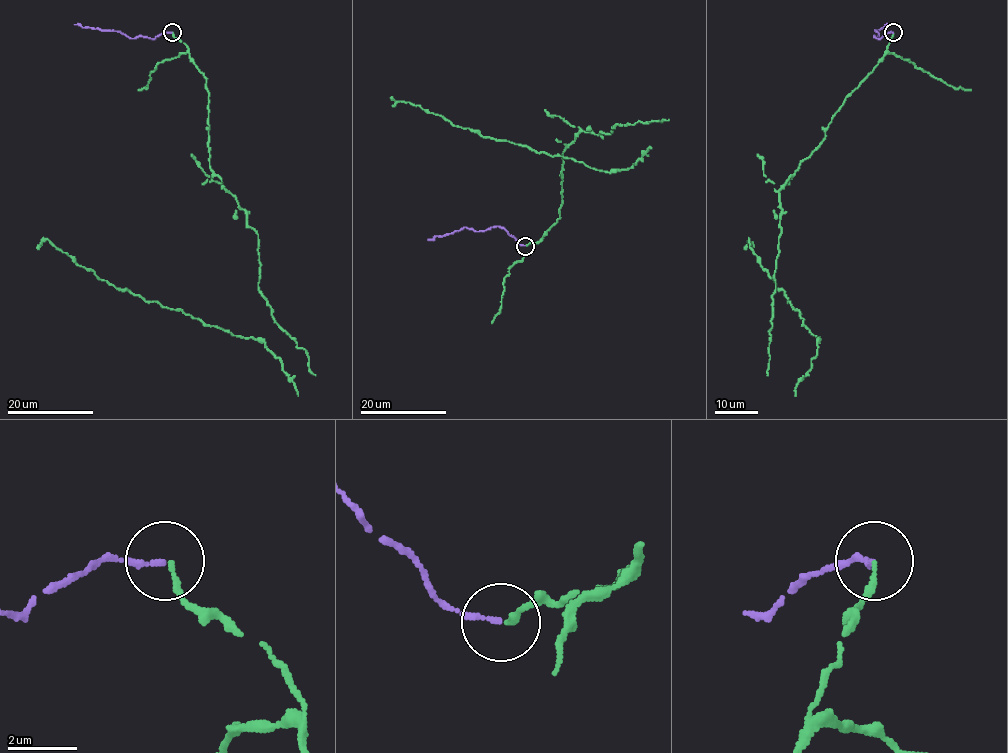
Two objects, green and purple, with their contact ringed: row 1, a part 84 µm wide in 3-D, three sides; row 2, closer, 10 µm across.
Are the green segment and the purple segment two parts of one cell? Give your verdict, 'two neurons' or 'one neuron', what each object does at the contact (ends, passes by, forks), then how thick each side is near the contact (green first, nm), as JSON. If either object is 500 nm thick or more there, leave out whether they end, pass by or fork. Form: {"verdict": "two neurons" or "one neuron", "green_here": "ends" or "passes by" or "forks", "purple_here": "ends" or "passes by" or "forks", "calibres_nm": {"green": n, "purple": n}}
{"verdict": "one neuron", "green_here": "ends", "purple_here": "ends", "calibres_nm": {"green": 130, "purple": 130}}

